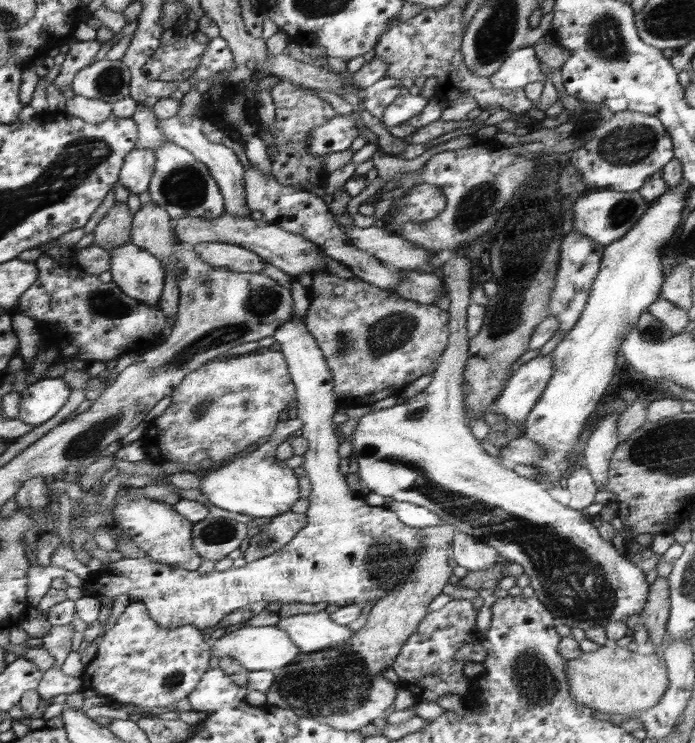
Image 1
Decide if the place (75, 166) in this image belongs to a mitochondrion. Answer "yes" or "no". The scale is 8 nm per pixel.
yes

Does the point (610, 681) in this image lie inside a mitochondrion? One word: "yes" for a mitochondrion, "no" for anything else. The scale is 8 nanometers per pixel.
no

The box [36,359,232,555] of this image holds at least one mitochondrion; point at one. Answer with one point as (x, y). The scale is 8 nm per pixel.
(82, 443)

